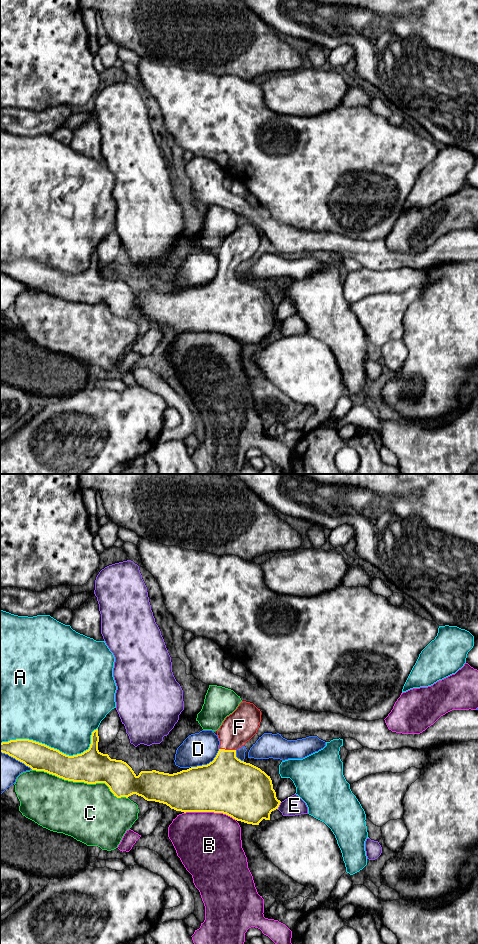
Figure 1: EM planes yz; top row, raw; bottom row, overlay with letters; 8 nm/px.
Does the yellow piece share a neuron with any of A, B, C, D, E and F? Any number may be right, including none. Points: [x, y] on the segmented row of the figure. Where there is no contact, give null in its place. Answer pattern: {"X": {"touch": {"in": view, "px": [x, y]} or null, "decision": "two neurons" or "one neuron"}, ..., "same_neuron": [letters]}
{"A": {"touch": {"in": "yz", "px": [54, 749]}, "decision": "two neurons"}, "B": {"touch": {"in": "yz", "px": [210, 811]}, "decision": "two neurons"}, "C": {"touch": {"in": "yz", "px": [80, 781]}, "decision": "two neurons"}, "D": {"touch": {"in": "yz", "px": [207, 764]}, "decision": "two neurons"}, "E": {"touch": {"in": "yz", "px": [278, 806]}, "decision": "two neurons"}, "F": {"touch": {"in": "yz", "px": [227, 750]}, "decision": "one neuron"}, "same_neuron": ["F"]}

